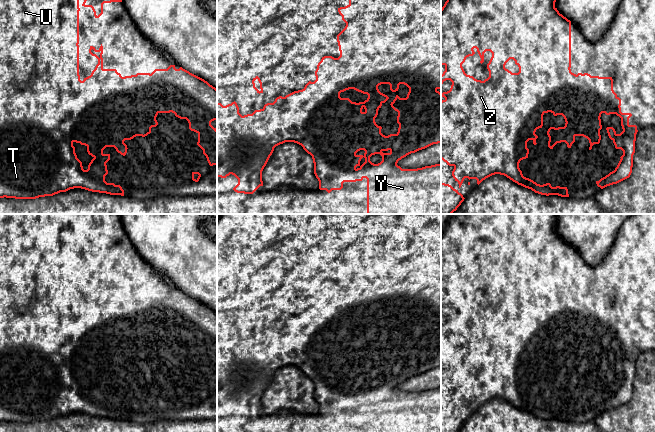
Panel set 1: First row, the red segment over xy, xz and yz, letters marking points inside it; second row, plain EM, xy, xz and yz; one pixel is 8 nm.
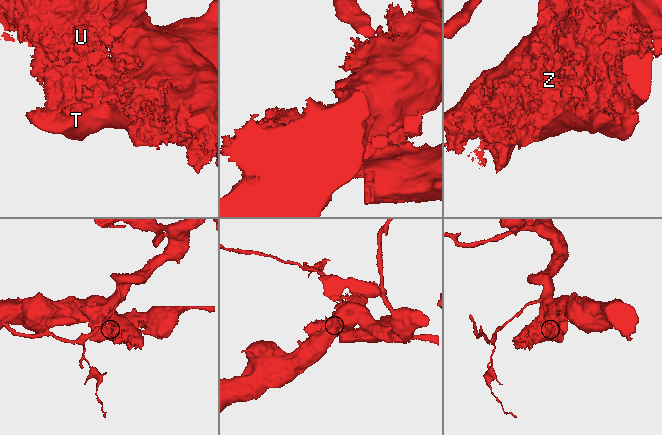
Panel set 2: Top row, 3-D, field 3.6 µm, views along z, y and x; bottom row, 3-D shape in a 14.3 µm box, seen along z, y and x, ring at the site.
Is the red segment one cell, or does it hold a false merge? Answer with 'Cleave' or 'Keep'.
Cleave

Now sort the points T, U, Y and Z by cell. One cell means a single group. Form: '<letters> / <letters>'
T U Z / Y

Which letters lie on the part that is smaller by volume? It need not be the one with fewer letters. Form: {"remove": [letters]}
{"remove": ["Y"]}

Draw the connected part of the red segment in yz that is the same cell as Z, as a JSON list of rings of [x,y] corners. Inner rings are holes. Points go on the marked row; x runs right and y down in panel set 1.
[[[447,0],[441,8],[441,65],[445,66],[445,71],[441,75],[441,86],[446,80],[452,82],[450,90],[441,94],[441,97],[445,98],[441,101],[441,159],[446,162],[447,165],[454,167],[452,176],[455,181],[458,182],[459,188],[465,178],[469,180],[476,179],[479,185],[486,178],[500,174],[506,176],[518,185],[531,189],[535,193],[546,196],[558,195],[561,197],[569,197],[567,187],[552,187],[550,183],[543,185],[537,184],[533,180],[524,177],[519,168],[520,161],[528,158],[529,149],[527,148],[527,142],[532,140],[534,145],[537,144],[536,139],[538,136],[535,132],[543,126],[543,115],[551,112],[554,116],[557,116],[558,112],[563,108],[562,104],[558,102],[558,98],[564,93],[560,77],[571,68],[571,21],[559,13],[555,7],[555,2],[556,0]],[[474,48],[477,49],[481,58],[481,64],[484,62],[484,53],[486,51],[492,53],[492,57],[487,64],[489,77],[484,81],[467,75],[462,67],[466,58],[475,54]],[[510,59],[513,59],[519,67],[518,73],[512,73],[505,68],[506,63]]]

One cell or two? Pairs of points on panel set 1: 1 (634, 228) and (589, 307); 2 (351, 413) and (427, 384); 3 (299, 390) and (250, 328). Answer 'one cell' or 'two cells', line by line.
1: one cell
2: two cells
3: two cells

